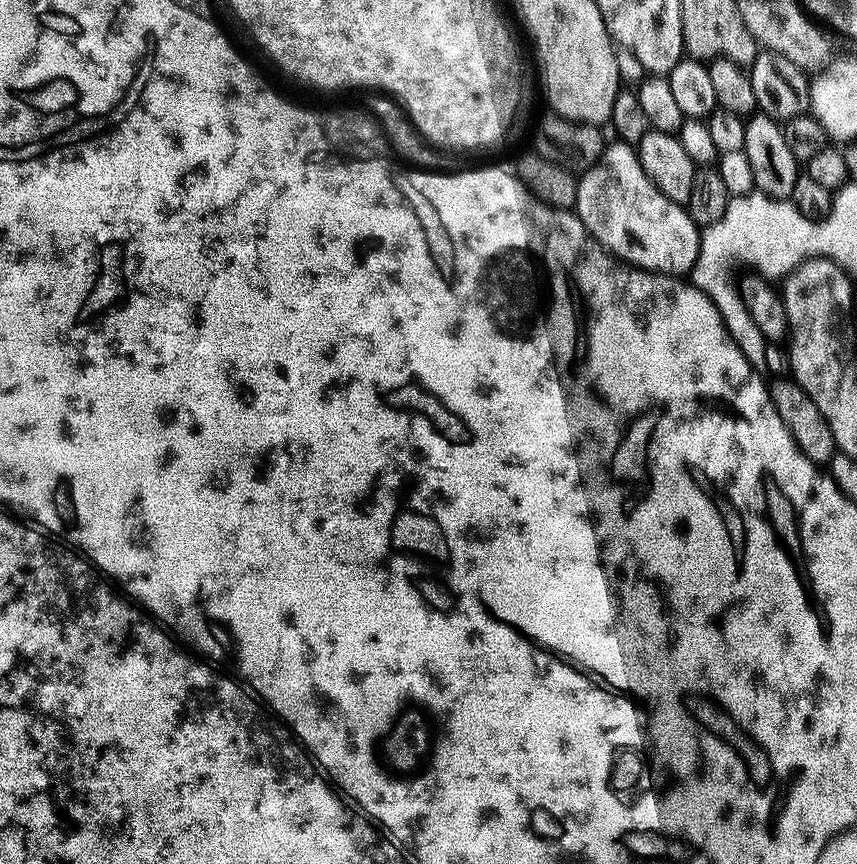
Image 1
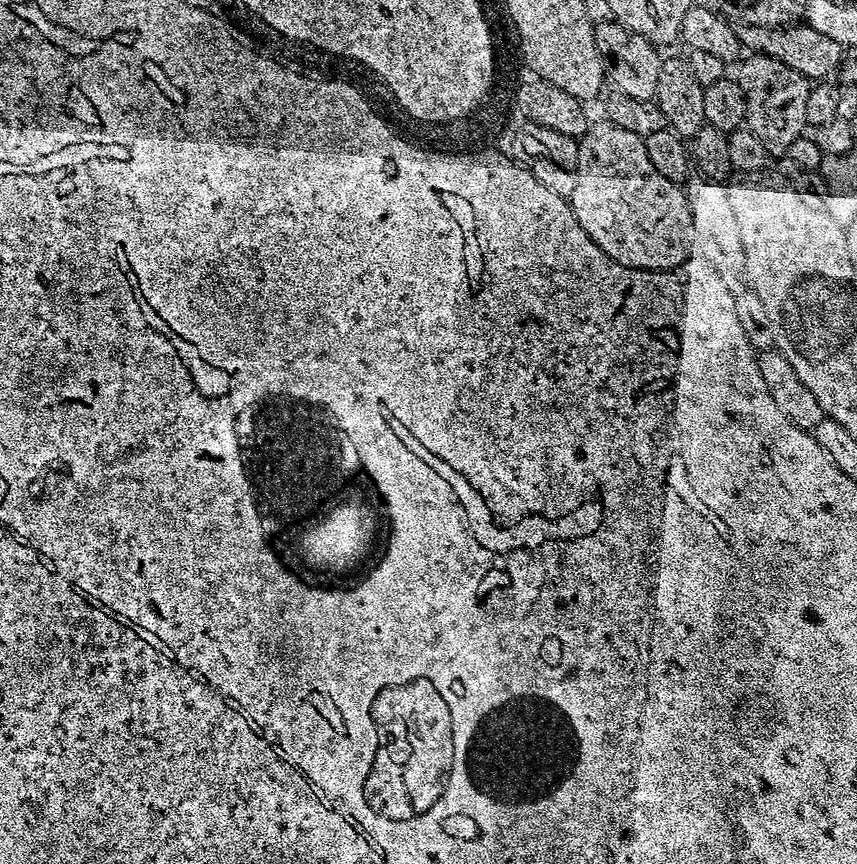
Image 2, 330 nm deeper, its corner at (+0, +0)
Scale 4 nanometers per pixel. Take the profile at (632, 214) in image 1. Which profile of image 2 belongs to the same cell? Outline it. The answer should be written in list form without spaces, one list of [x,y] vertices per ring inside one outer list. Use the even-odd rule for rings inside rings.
[[[605,122],[591,125],[579,141],[579,146],[578,170],[570,197],[572,212],[582,230],[590,234],[592,241],[609,258],[627,268],[648,268],[651,272],[658,272],[665,268],[676,268],[693,255],[696,239],[683,187],[670,182],[670,178],[662,178],[662,174],[654,170],[646,155],[643,136],[630,134],[630,130],[622,130]]]

